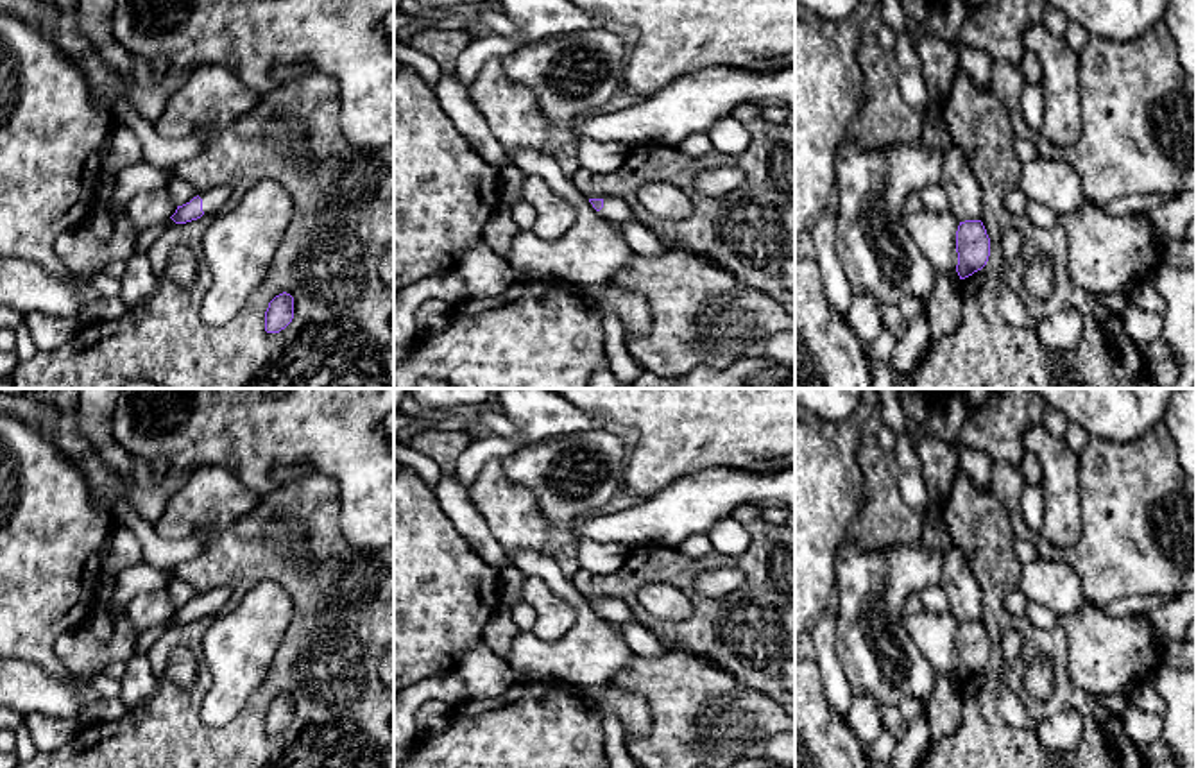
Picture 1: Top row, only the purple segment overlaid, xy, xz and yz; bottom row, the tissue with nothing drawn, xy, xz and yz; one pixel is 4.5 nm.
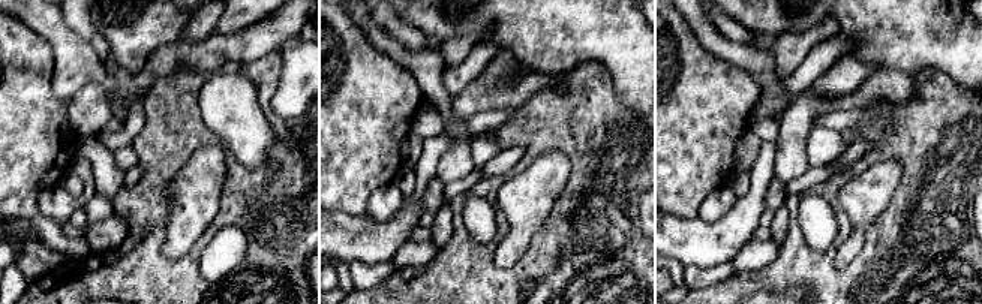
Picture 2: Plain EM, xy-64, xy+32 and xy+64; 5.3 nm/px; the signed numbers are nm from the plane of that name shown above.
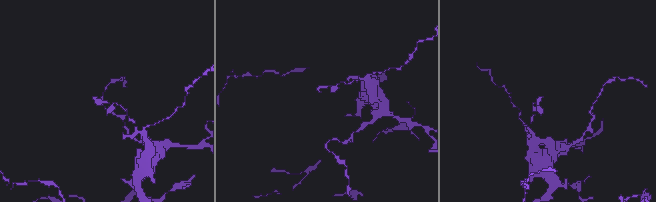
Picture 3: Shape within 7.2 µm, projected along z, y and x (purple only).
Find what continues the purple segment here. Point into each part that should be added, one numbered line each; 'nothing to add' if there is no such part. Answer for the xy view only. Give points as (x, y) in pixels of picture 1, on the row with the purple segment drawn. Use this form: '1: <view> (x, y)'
1: xy (212, 199)

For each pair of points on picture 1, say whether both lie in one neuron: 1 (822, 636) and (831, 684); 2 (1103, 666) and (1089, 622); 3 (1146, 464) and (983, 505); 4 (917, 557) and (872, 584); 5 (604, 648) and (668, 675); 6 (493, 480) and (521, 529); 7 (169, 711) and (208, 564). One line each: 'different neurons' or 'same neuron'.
1: same neuron
2: same neuron
3: different neurons
4: same neuron
5: different neurons
6: same neuron
7: same neuron

